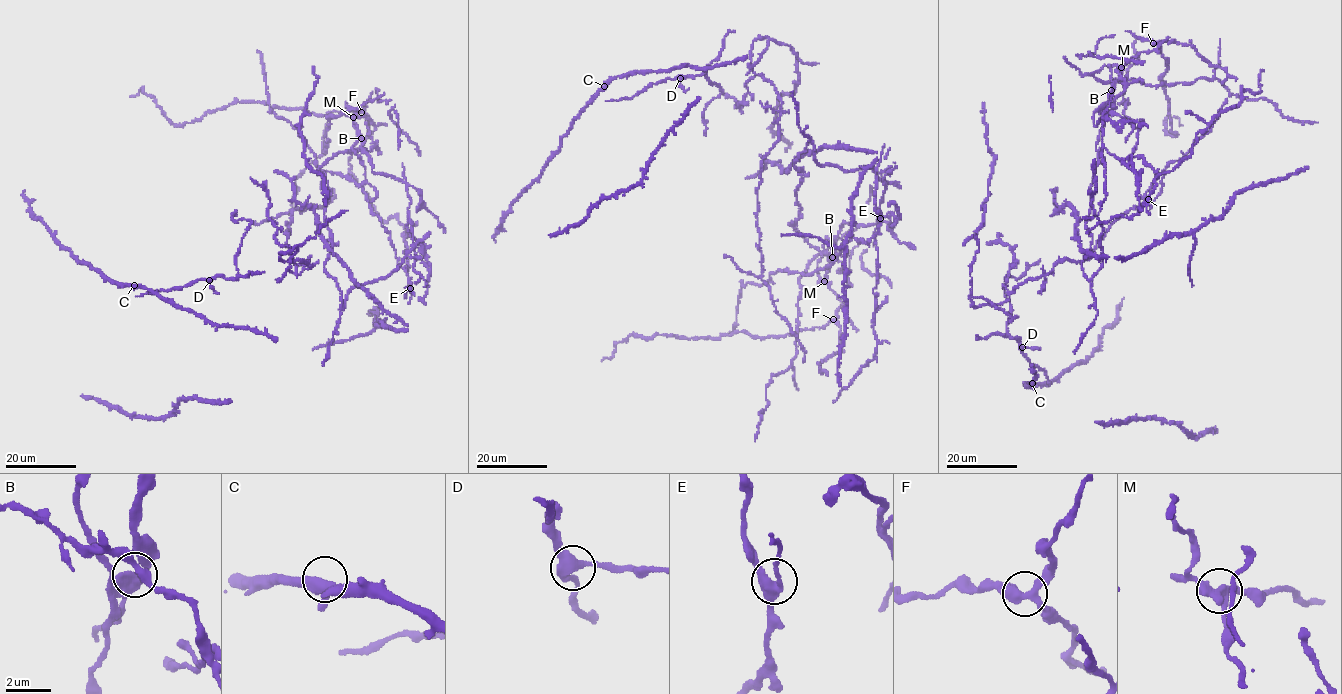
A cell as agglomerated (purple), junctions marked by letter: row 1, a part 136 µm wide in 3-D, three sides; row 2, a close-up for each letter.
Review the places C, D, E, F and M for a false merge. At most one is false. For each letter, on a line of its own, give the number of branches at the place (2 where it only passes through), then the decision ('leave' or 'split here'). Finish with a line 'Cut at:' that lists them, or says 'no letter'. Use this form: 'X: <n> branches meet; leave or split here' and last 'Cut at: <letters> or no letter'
C: 3 branches meet; leave
D: 3 branches meet; leave
E: 3 branches meet; leave
F: 3 branches meet; leave
M: 3 branches meet; split here
Cut at: M

